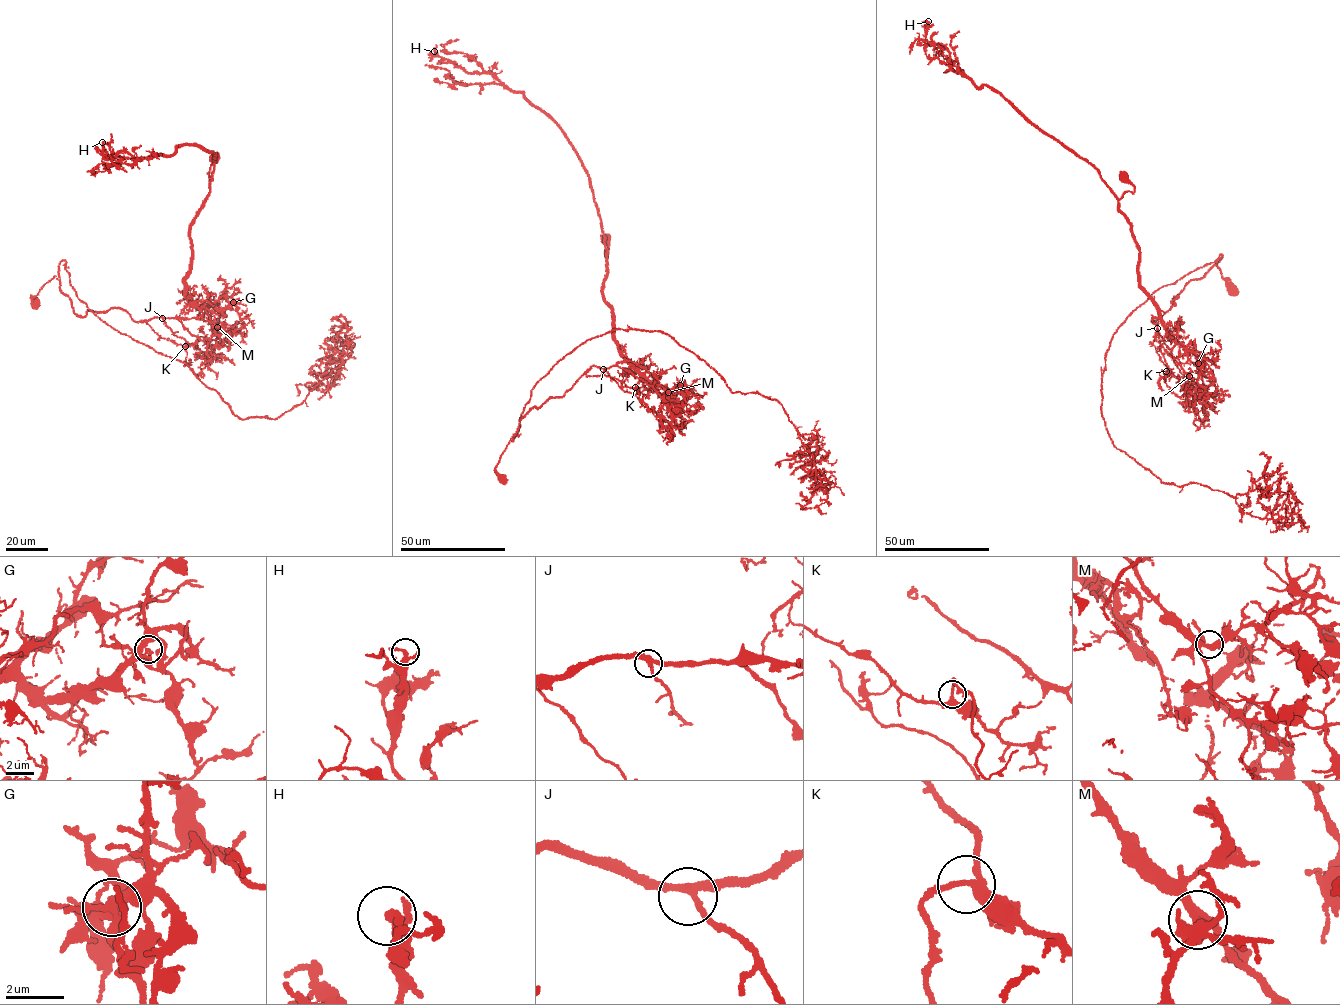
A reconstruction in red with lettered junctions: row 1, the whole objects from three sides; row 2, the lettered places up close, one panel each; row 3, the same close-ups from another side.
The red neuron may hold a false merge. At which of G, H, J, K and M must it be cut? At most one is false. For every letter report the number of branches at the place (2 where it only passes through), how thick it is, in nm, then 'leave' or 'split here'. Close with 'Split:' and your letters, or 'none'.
G: branches 3; calibre 260 nm; split here
H: branches 3; calibre 280 nm; leave
J: branches 3; calibre 280 nm; leave
K: branches 3; calibre 280 nm; leave
M: branches 3; calibre 320 nm; leave
Split: G

